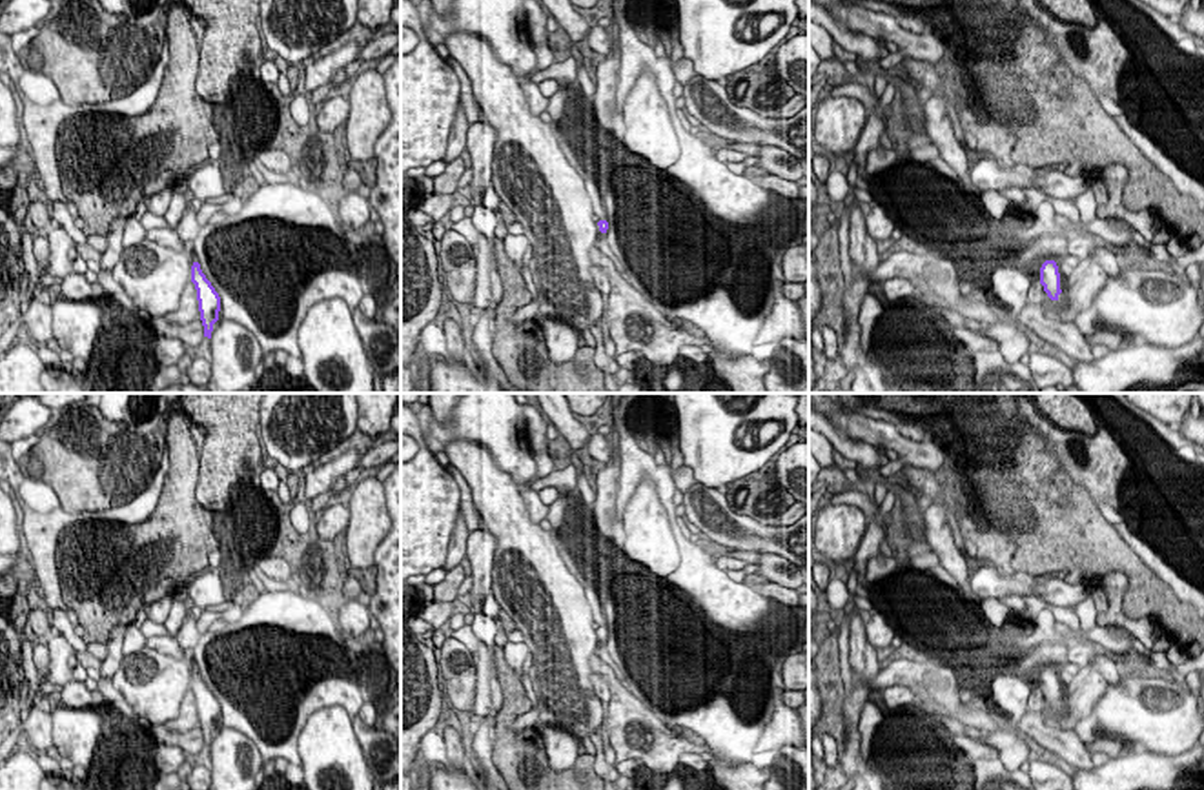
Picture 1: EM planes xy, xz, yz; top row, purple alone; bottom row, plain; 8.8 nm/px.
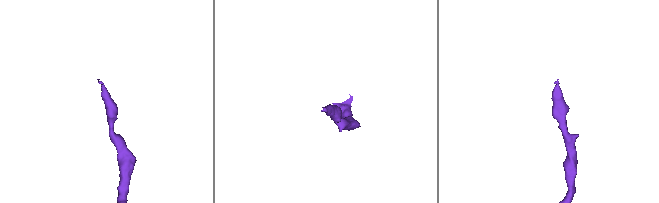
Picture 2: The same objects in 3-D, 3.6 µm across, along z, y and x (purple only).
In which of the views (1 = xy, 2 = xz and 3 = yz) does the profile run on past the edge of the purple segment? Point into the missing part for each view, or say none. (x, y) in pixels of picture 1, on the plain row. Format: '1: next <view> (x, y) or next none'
1: next none
2: next none
3: next none

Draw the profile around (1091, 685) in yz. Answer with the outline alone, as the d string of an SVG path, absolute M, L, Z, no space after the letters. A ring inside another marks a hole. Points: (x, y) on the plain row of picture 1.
M1080 670L1069 686L1062 690L1064 715L1058 717L1051 706L1042 708L1042 721L1062 730L1073 728L1082 717L1087 717L1093 704L1106 690L1106 679L1097 670Z

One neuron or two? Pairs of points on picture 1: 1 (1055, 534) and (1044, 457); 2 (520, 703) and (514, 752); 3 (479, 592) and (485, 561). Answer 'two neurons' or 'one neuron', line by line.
1: one neuron
2: one neuron
3: one neuron

